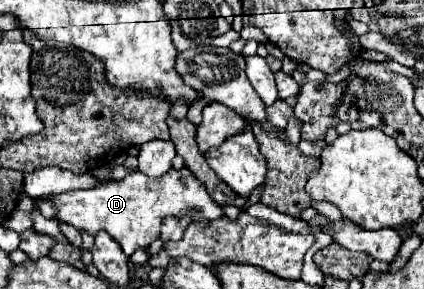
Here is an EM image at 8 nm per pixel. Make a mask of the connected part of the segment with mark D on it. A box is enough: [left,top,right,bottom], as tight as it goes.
[36,168,224,256]

